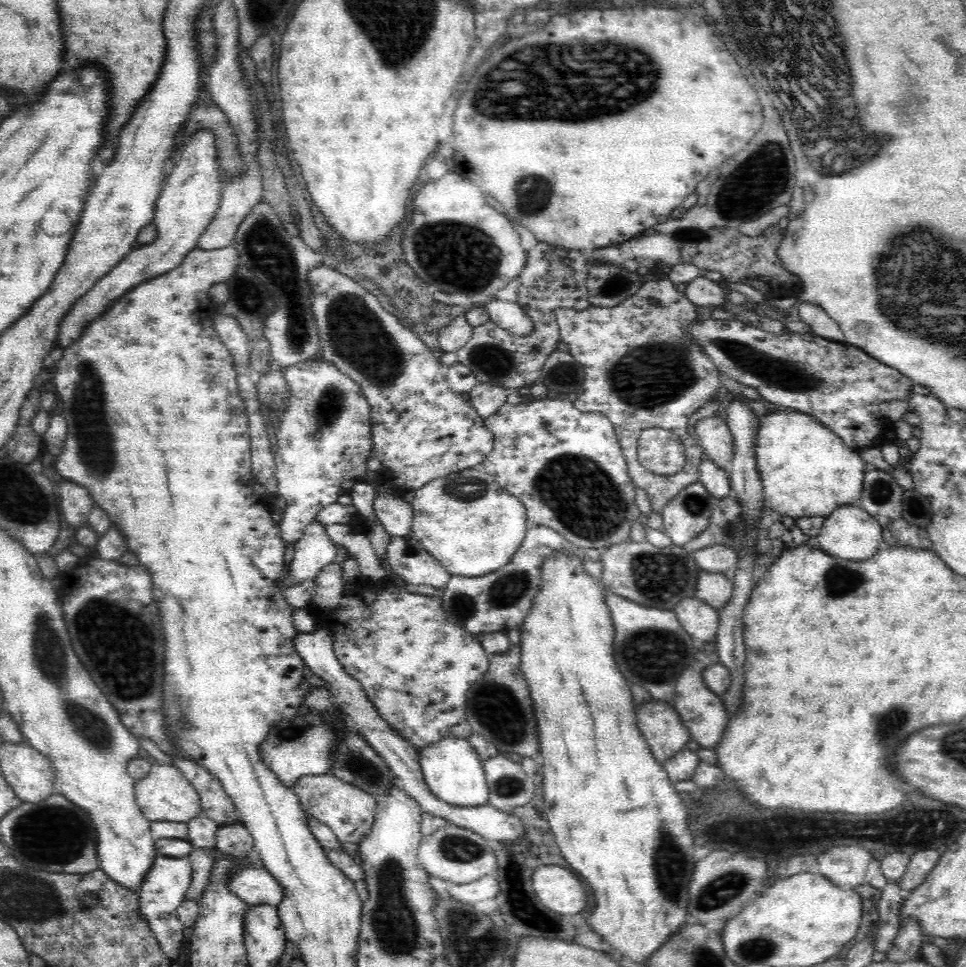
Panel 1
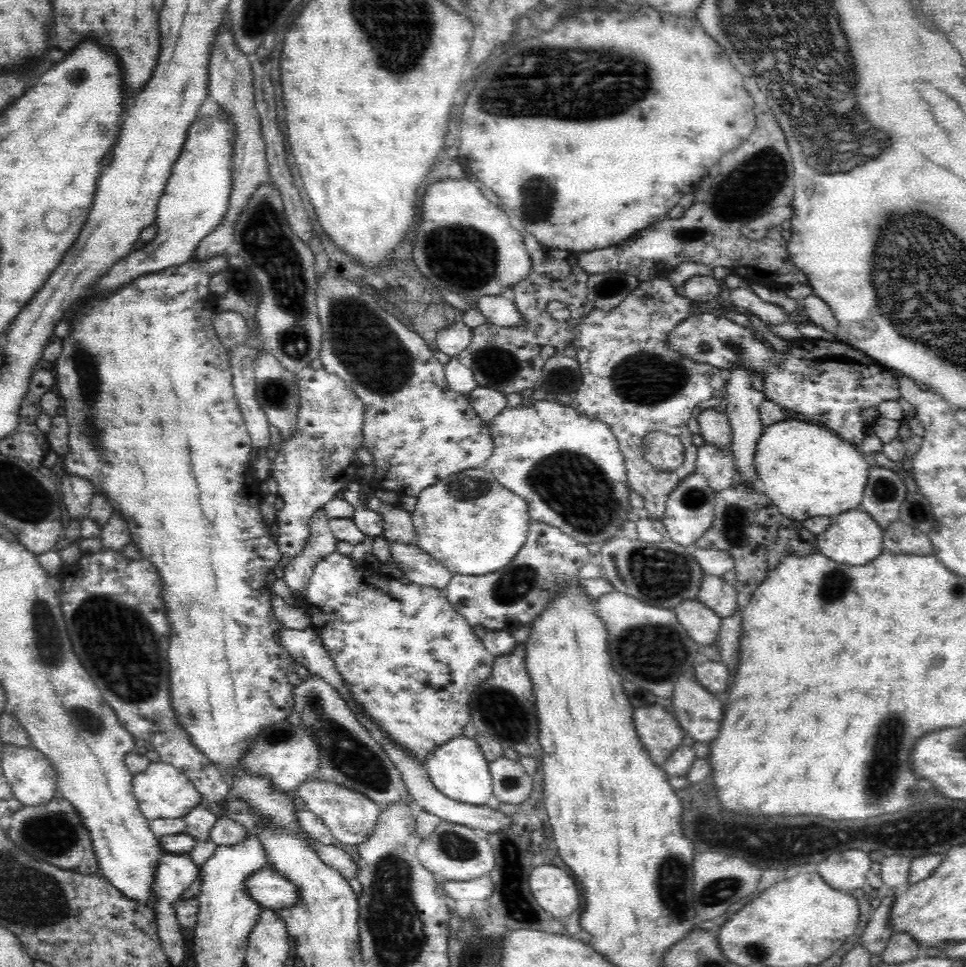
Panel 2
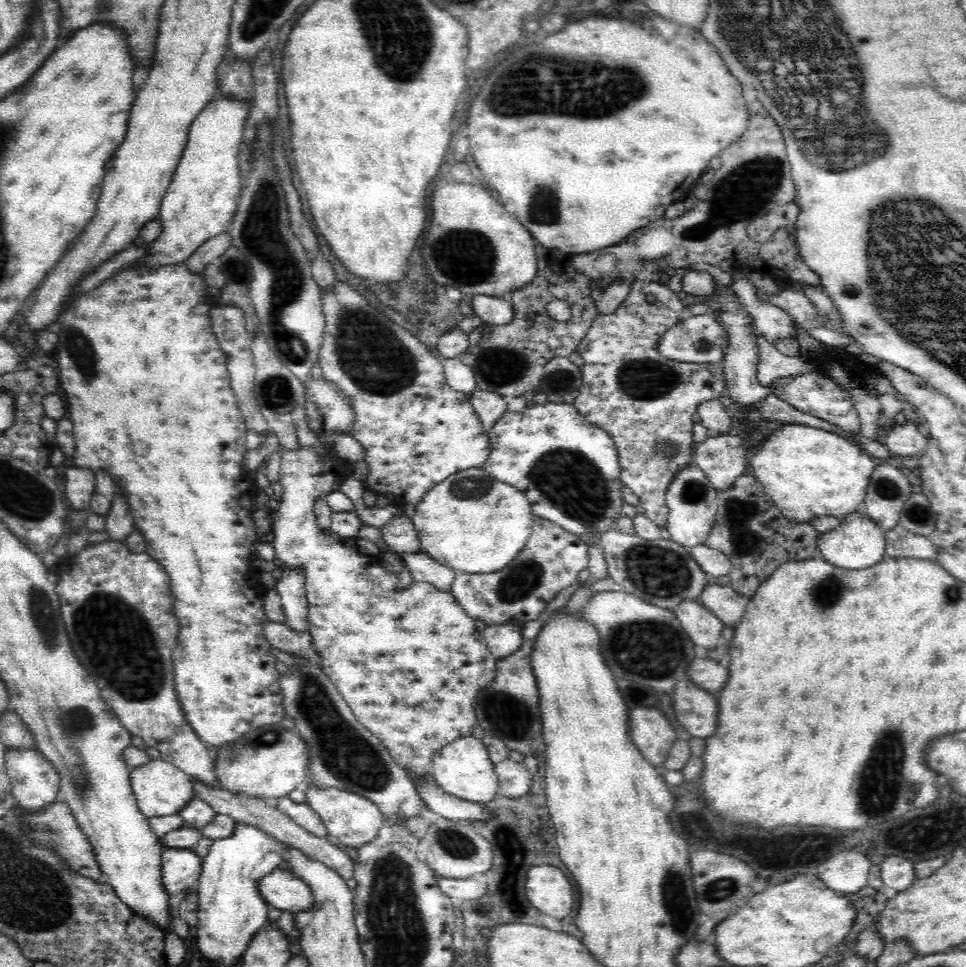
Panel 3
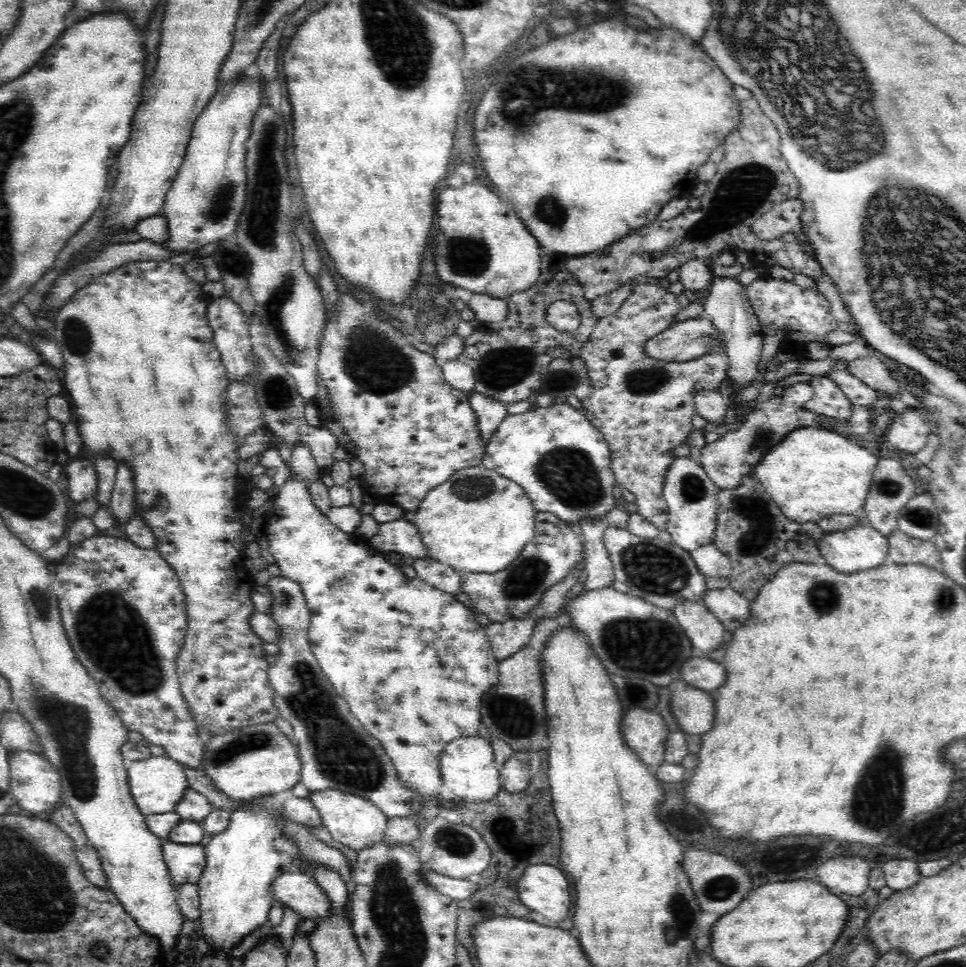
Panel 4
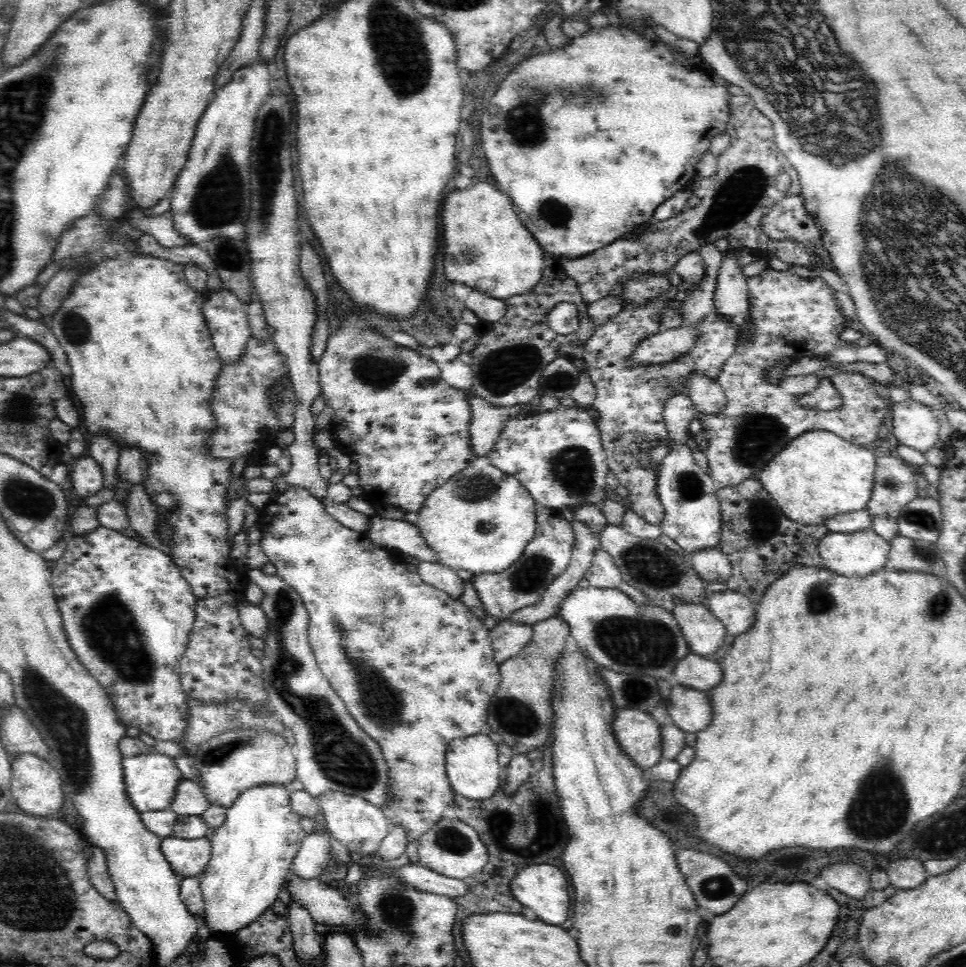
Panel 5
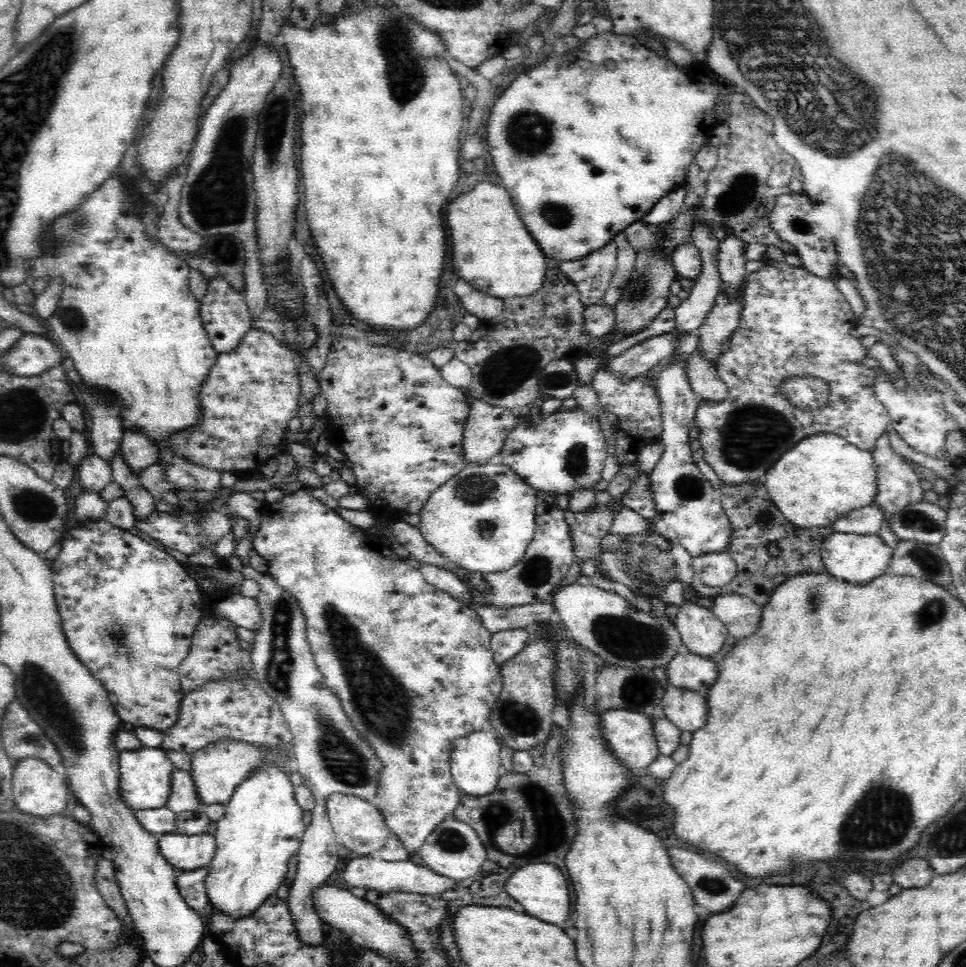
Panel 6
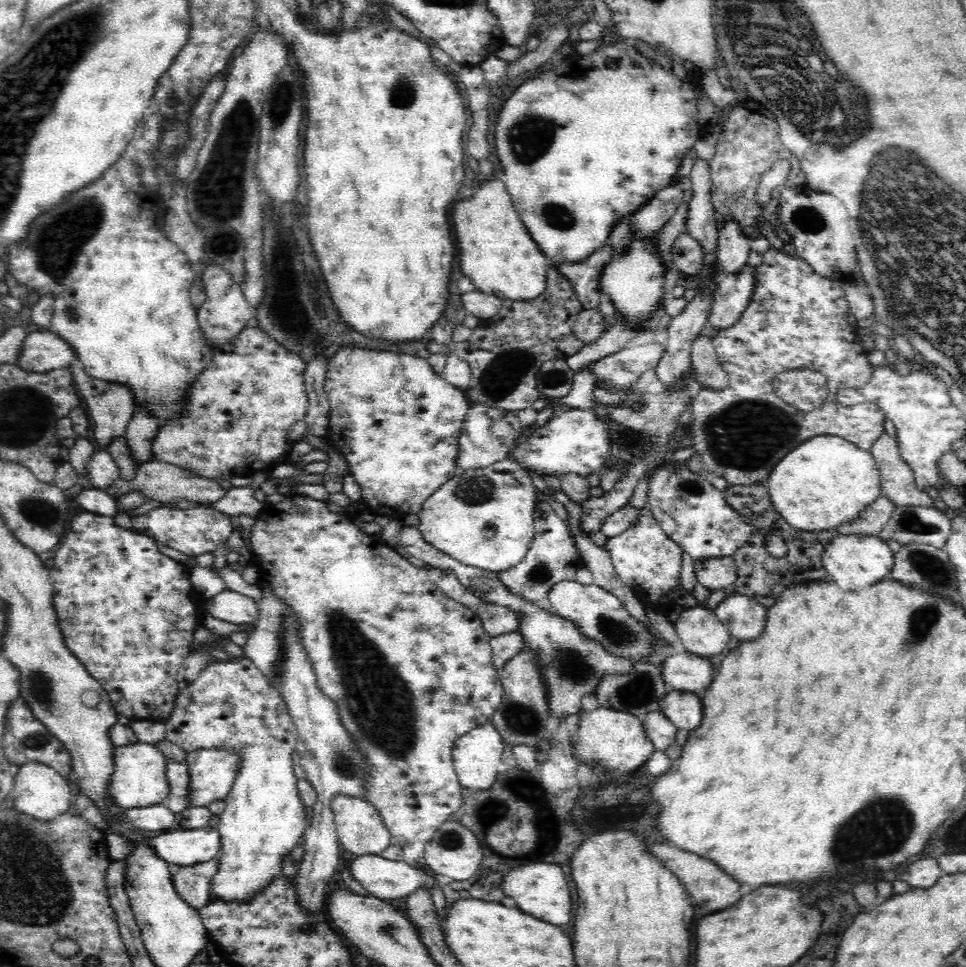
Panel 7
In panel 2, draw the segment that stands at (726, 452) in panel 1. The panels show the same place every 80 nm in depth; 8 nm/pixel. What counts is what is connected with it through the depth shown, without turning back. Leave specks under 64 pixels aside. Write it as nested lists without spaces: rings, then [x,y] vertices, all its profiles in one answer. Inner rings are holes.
[[[716,407],[706,408],[696,420],[701,430],[700,443],[712,443],[720,449],[731,444],[733,431],[726,412],[720,412]]]

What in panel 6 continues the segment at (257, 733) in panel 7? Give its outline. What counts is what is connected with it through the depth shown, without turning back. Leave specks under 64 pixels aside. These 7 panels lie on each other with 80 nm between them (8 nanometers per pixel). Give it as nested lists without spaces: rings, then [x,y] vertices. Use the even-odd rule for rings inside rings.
[[[255,673],[239,679],[214,679],[185,693],[179,706],[178,720],[165,730],[159,748],[190,754],[220,738],[241,740],[246,744],[267,744],[277,754],[282,748],[290,750],[292,747],[292,731],[280,706],[262,689]],[[260,765],[245,781],[237,784],[230,800],[225,804],[226,812],[216,821],[213,836],[216,838],[217,850],[208,866],[209,874],[204,882],[214,910],[234,919],[244,918],[254,914],[254,910],[258,910],[262,902],[266,902],[278,890],[286,878],[291,857],[299,852],[306,828],[302,821],[303,810],[296,803],[294,790],[290,773],[282,771],[278,765]]]

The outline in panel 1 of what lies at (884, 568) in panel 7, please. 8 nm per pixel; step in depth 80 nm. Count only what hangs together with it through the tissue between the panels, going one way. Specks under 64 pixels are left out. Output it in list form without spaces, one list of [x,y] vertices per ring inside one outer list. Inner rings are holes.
[[[842,504],[824,518],[816,546],[836,558],[868,559],[879,550],[882,529],[883,526],[858,504]]]

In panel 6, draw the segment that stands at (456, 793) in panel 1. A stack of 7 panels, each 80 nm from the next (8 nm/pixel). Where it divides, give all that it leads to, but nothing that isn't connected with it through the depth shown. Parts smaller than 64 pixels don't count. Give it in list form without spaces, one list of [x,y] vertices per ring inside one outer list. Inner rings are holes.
[[[493,731],[468,733],[466,736],[454,739],[451,742],[450,773],[458,789],[466,794],[476,794],[476,796],[492,792],[500,778],[498,773],[501,765],[500,750],[501,742]]]

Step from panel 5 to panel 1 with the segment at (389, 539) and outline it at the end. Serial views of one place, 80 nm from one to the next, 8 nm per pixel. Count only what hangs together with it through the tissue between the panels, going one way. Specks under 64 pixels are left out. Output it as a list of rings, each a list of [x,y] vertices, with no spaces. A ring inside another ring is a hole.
[[[398,493],[397,496],[377,494],[373,501],[373,509],[391,537],[411,536],[413,505],[404,500],[402,493]]]

